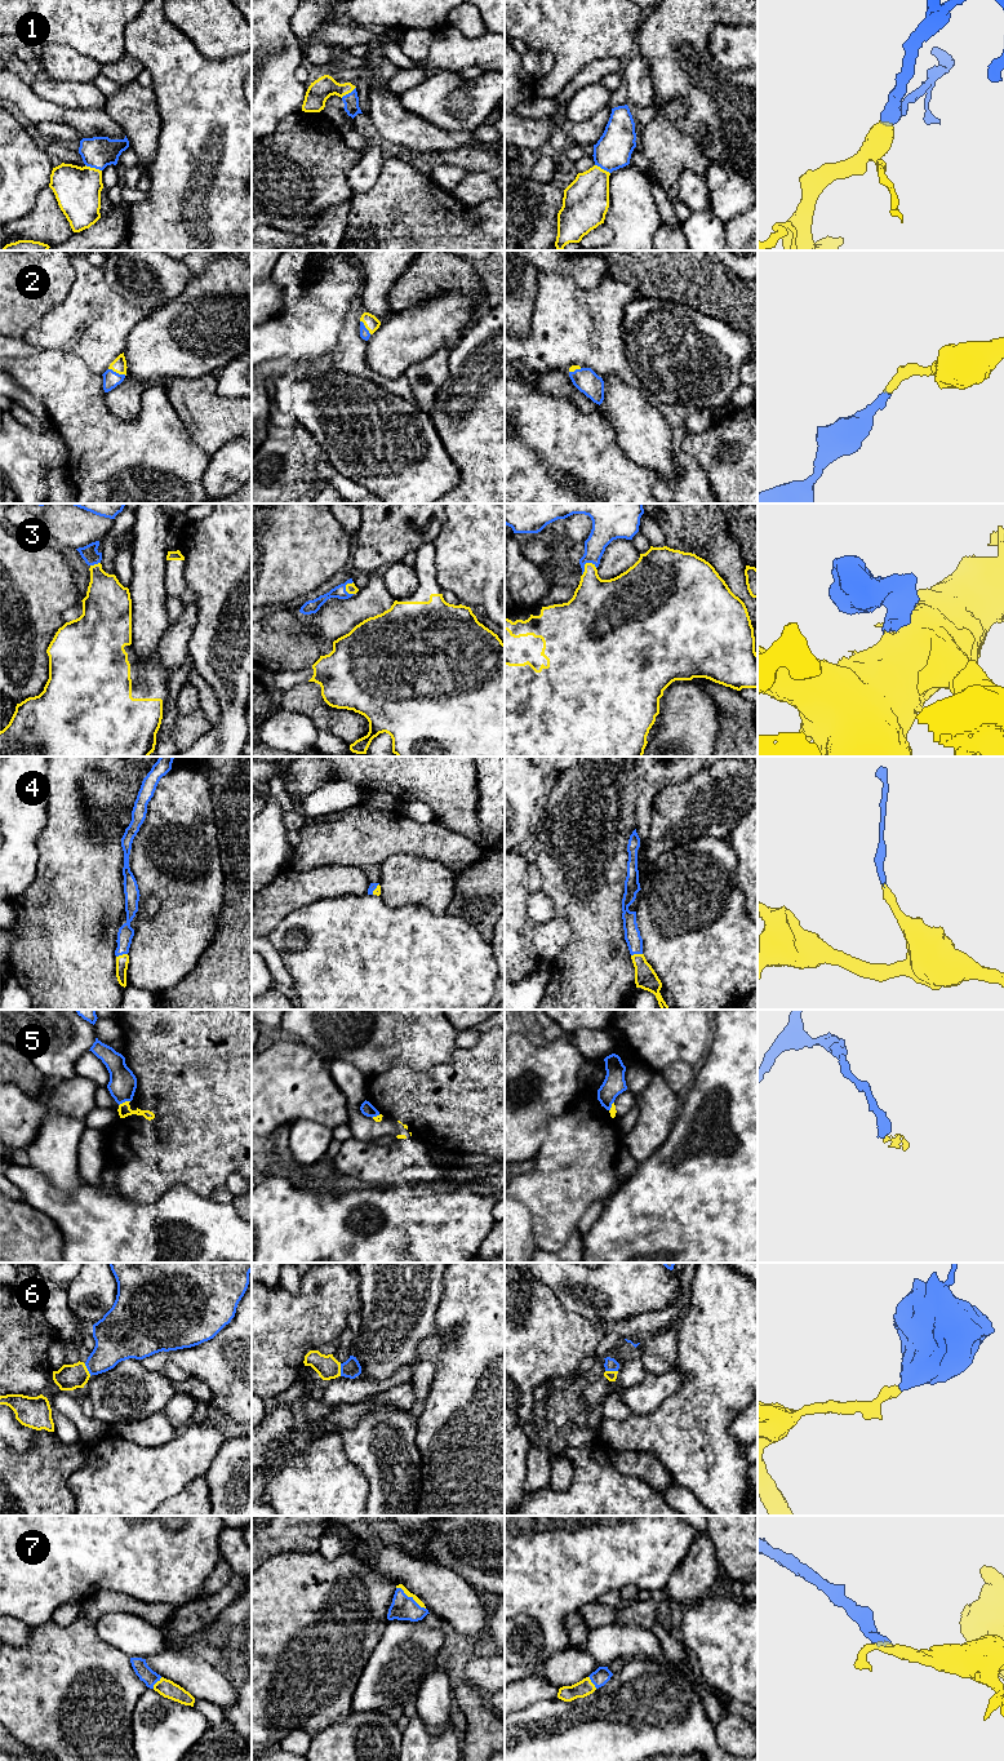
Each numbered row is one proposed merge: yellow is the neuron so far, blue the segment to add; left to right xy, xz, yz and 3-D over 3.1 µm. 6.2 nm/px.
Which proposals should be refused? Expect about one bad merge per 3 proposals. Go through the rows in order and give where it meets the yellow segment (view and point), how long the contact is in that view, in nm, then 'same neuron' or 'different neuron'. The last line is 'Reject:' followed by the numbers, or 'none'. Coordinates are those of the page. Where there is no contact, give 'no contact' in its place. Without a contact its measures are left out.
1: xy (93, 168) | 110 nm | same neuron
2: xy (118, 372) | 120 nm | same neuron
3: yz (585, 564) | 110 nm | same neuron
4: xy (123, 954) | 80 nm | same neuron
5: xy (125, 1101) | 80 nm | different neuron
6: xy (87, 1370) | 90 nm | same neuron
7: xz (411, 1596) | 240 nm | same neuron
Reject: 5

